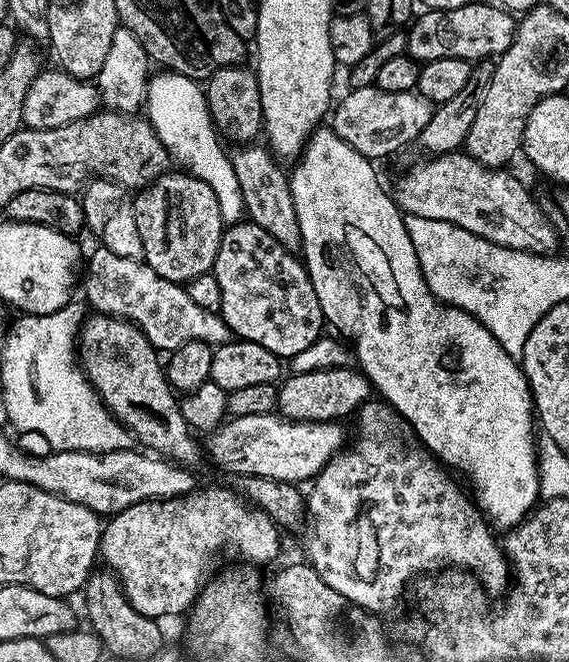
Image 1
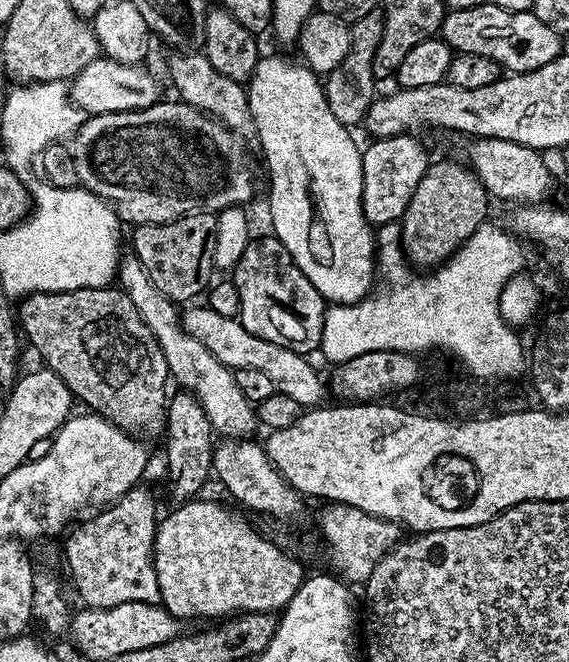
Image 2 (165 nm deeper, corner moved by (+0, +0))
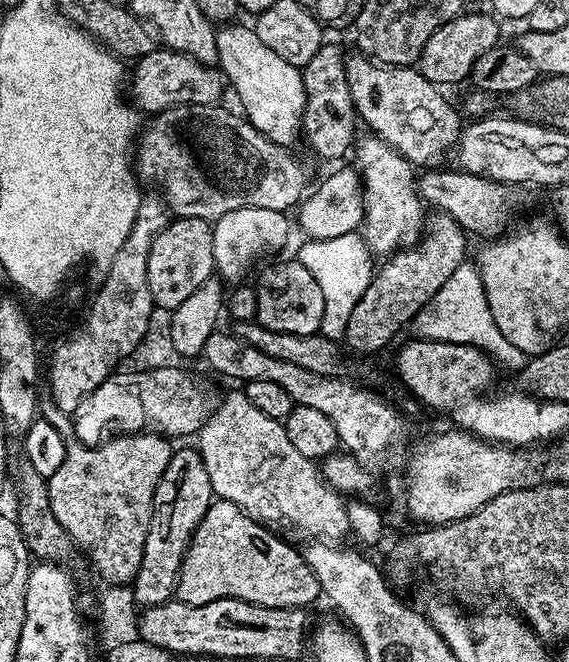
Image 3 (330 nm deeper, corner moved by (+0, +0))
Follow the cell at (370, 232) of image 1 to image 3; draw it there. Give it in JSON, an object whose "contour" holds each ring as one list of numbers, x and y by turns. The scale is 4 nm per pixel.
{"contour":[[240,22,221,27,216,33,216,45,219,71,230,88,236,91,241,104,239,107,246,119,267,140,292,146,296,135,301,135,304,119,304,77,301,69,286,62,286,58,278,58,278,54,258,38,255,27,243,28]]}

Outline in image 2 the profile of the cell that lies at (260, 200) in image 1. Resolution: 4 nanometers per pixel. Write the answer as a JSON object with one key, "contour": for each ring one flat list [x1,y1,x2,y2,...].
{"contour":[[180,50,167,57,168,73,176,86,175,95,181,101,198,110,207,112,214,117,222,126,226,126,237,136,248,138,255,133,254,114,250,114,250,102,248,101,248,90,244,84,234,82,232,78,226,78,226,74,218,74,214,66,199,51]]}

